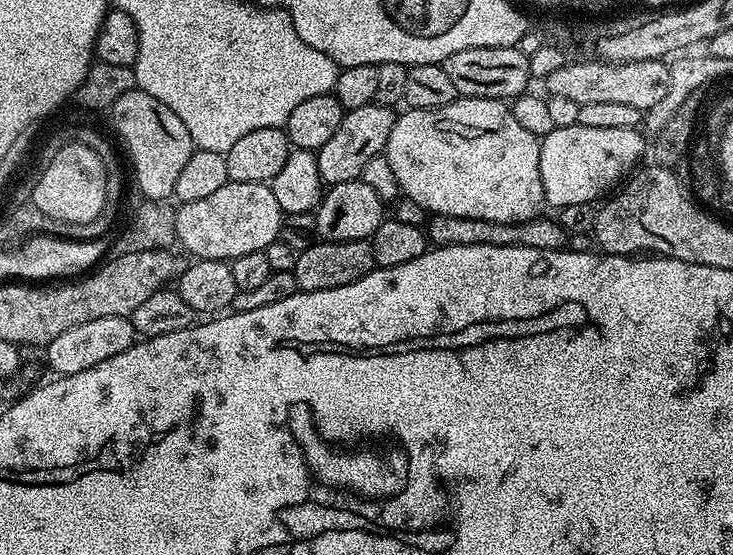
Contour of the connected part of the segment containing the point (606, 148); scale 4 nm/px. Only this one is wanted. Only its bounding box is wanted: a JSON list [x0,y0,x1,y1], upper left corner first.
[539,125,648,210]

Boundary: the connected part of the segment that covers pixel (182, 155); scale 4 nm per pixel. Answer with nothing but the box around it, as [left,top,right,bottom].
[110,90,194,201]

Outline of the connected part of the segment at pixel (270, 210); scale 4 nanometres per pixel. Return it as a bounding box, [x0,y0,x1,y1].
[175,182,285,261]

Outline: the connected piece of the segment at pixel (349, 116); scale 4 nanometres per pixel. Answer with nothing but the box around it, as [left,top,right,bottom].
[316,102,397,186]

